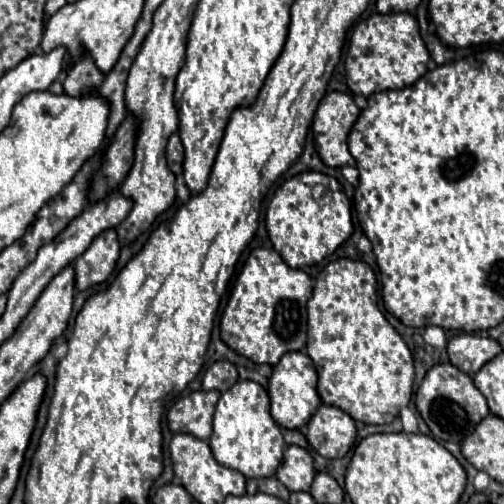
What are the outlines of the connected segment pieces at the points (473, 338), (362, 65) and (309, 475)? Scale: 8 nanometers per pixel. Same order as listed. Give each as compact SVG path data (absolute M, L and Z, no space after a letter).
M462 332L452 336L448 342L450 362L458 370L470 376L474 376L488 360L492 360L500 352L502 352L502 346L498 344L498 340L490 336Z
M374 14L354 26L346 56L346 84L354 94L370 96L390 88L406 88L428 70L430 54L420 38L414 14Z
M288 446L284 450L284 460L276 472L276 478L290 492L298 492L298 490L306 492L310 490L314 476L316 476L316 470L314 470L314 460L310 452L300 446Z

